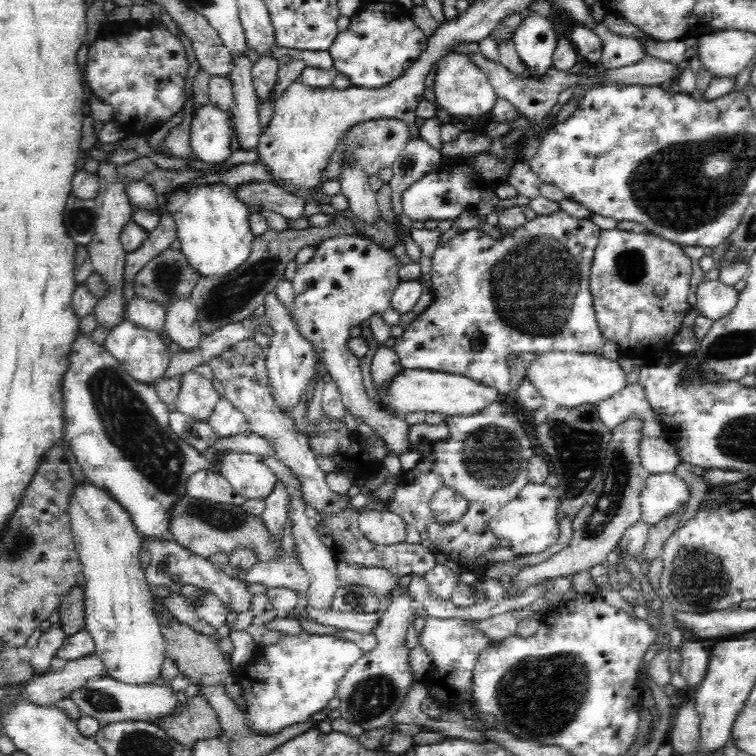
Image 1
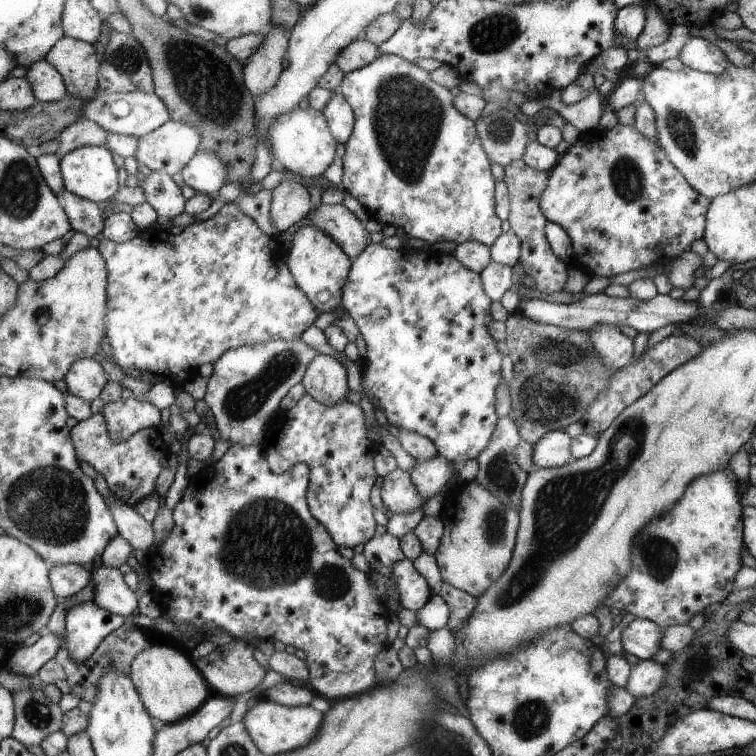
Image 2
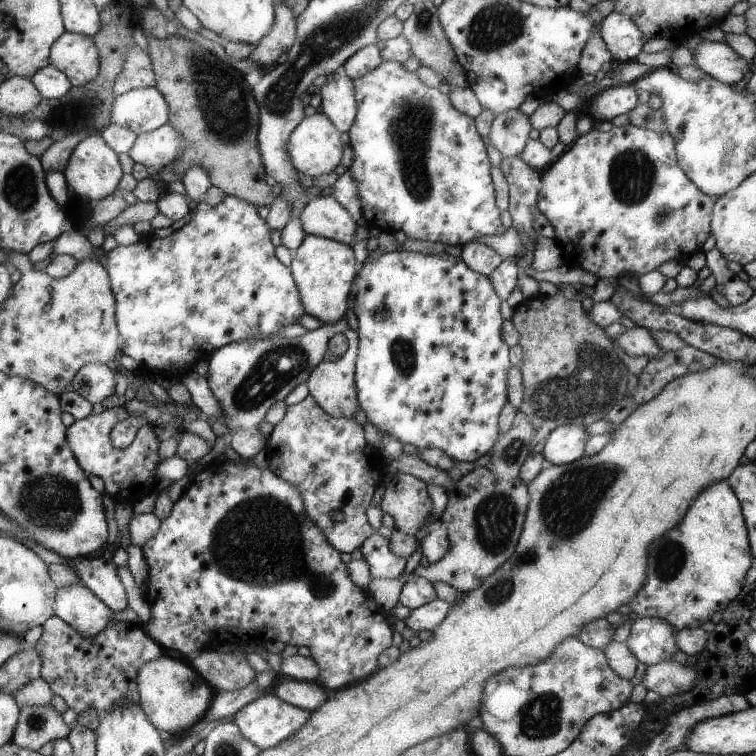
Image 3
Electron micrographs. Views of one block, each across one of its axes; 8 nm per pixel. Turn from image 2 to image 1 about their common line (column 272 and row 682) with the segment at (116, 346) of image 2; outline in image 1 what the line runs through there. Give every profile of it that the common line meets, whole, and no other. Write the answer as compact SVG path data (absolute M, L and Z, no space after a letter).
M304 630L298 636L284 634L278 644L265 647L262 658L254 658L254 664L250 662L250 666L233 670L232 675L238 680L248 704L243 717L249 730L267 735L298 722L307 722L312 714L326 708L329 700L336 696L346 671L362 655L354 642L338 636L306 634Z

